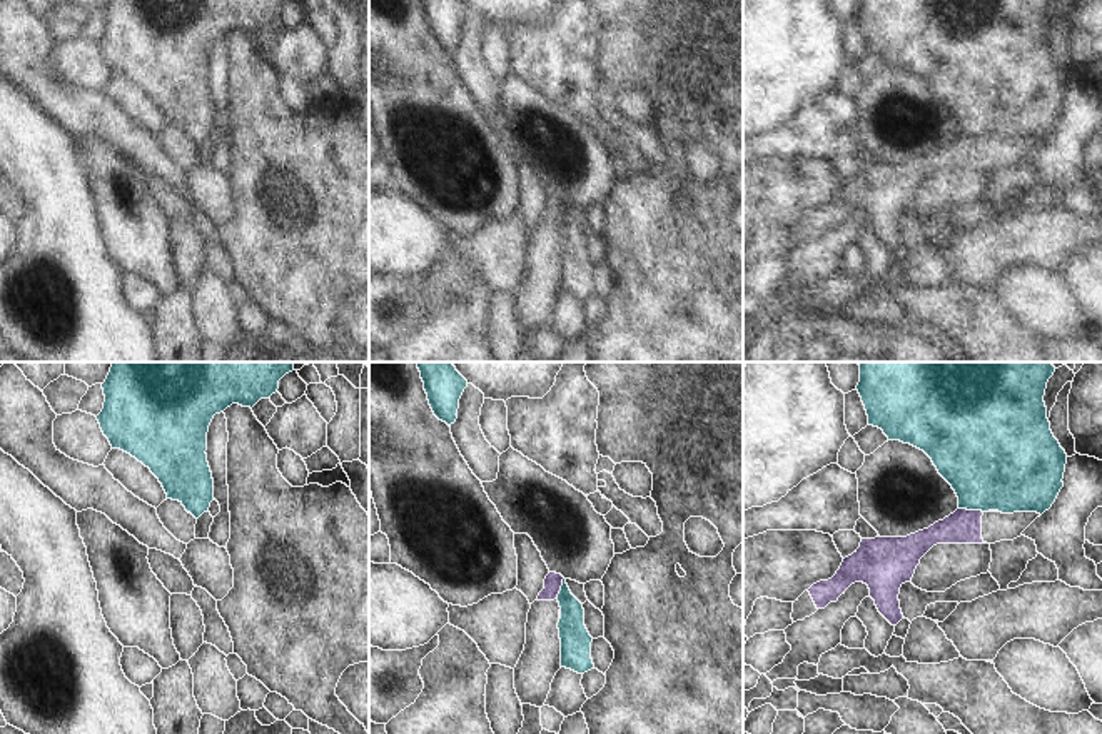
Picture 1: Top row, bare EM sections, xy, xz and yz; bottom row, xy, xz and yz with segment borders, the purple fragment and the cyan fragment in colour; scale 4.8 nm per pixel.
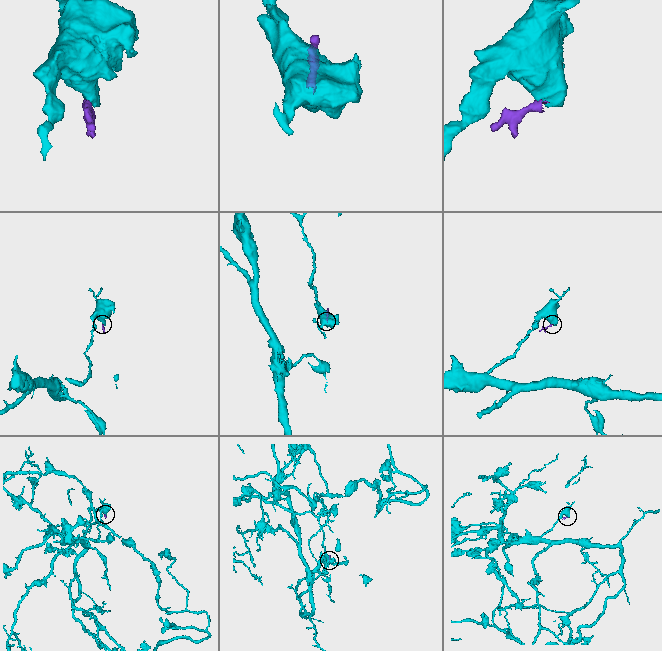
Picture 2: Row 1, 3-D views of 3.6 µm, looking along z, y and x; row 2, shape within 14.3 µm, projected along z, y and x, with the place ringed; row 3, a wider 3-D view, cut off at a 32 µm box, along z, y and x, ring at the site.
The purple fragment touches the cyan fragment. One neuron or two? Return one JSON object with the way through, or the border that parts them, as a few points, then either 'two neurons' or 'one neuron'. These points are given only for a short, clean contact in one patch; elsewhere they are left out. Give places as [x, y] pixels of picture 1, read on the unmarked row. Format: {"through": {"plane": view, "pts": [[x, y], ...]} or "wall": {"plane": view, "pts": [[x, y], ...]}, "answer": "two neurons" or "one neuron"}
{"wall": {"plane": "yz", "pts": [[959, 134], [982, 139]]}, "answer": "two neurons"}

